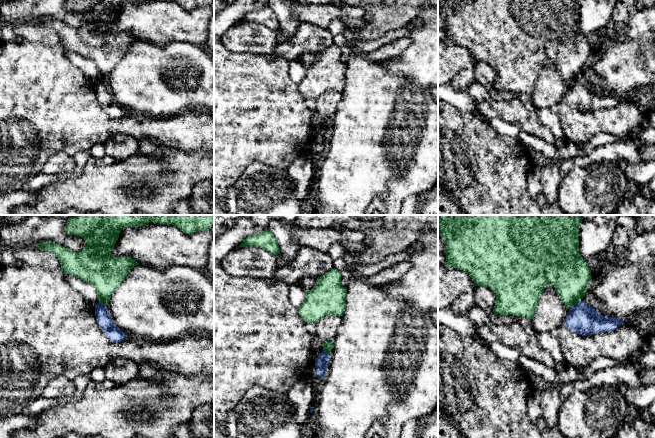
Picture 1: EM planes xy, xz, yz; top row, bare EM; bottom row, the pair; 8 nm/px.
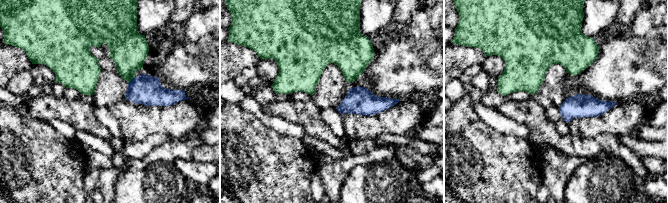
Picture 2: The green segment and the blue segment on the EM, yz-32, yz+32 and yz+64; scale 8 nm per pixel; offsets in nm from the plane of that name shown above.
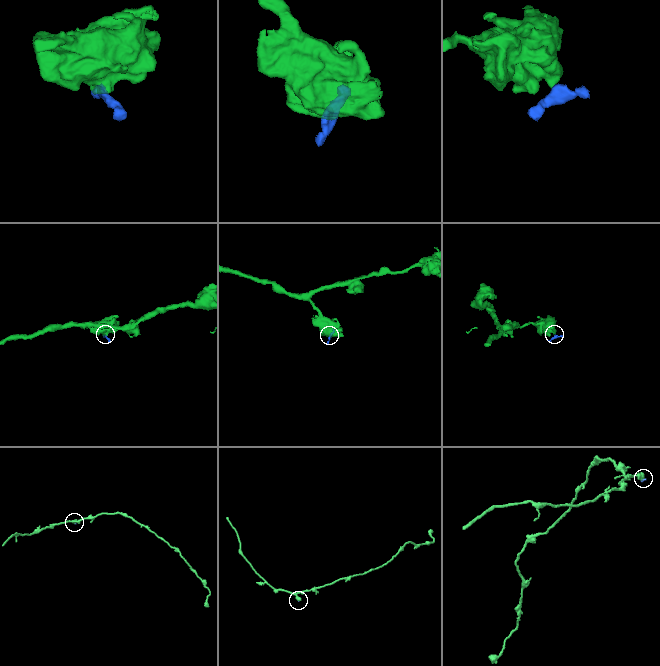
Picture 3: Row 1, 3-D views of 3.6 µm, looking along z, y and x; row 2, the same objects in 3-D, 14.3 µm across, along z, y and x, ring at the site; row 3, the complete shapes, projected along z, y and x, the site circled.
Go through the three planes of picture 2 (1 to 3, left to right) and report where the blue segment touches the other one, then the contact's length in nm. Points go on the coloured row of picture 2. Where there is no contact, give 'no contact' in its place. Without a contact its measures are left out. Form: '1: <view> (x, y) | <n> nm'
1: yz-32 (131, 79) | 80 nm
2: no contact
3: no contact

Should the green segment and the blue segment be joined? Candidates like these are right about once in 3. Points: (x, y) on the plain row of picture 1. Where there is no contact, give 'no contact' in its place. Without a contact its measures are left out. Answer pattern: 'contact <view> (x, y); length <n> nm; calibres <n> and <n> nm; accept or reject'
contact yz (574, 80); length 120 nm; calibres 320 and 240 nm; reject

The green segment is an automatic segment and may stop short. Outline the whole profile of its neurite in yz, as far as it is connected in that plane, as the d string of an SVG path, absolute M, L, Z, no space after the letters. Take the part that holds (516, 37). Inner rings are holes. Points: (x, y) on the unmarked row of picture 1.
M439 0L445 18L445 41L463 46L476 62L489 63L496 70L494 91L515 91L534 95L546 60L552 60L565 82L570 85L581 77L591 55L591 46L579 30L580 0Z

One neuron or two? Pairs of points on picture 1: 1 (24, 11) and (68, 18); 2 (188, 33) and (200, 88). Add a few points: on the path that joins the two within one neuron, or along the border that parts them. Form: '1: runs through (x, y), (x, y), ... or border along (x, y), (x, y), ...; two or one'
1: runs through (35, 10), (57, 10); one
2: border along (166, 44), (170, 42), (188, 42), (203, 48); two

